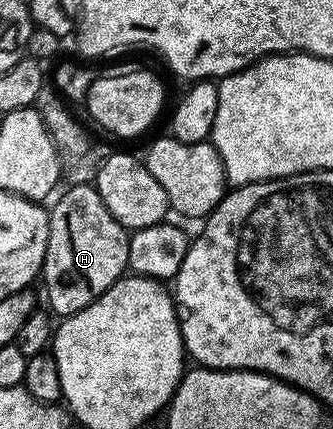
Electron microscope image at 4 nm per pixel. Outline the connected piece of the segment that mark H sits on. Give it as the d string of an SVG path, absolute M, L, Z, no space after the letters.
M92 184L70 185L49 209L49 234L43 266L48 308L58 318L83 311L106 293L129 269L130 234L107 211L99 191Z

